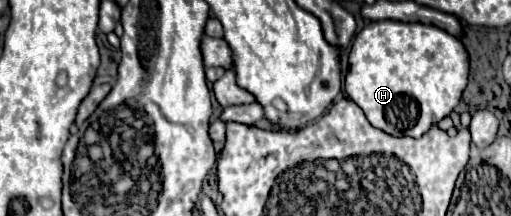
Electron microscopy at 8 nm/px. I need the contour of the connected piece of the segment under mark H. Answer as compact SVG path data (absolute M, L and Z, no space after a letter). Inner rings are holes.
M392 19L368 23L354 37L348 65L350 67L344 79L348 99L352 99L364 111L372 127L396 137L422 137L432 125L454 111L468 83L468 53L462 41L444 29L424 23L404 23Z

